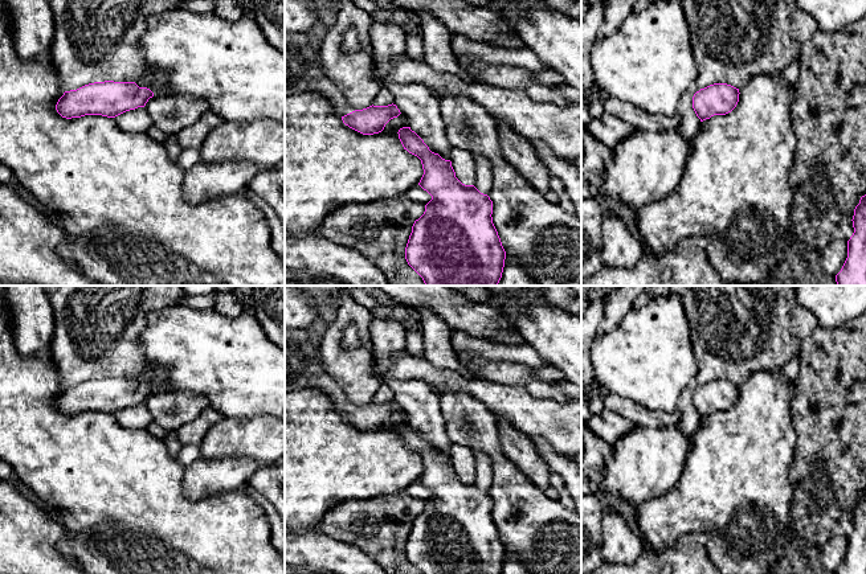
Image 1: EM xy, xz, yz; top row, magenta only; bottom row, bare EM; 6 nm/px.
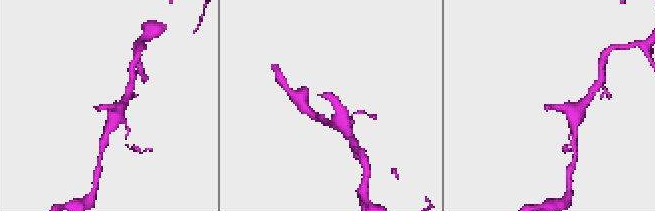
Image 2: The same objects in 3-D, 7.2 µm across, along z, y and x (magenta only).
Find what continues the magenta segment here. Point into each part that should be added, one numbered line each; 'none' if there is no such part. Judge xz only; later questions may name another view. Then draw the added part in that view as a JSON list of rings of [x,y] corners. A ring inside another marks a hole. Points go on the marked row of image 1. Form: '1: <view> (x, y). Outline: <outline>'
1: xz (303, 73). Outline: [[[285,32],[285,97],[301,93],[324,94],[340,118],[355,111],[340,90],[324,75],[318,50],[311,46],[306,33]]]

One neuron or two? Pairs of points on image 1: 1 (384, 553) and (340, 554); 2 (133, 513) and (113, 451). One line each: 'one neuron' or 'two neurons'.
1: two neurons
2: one neuron

